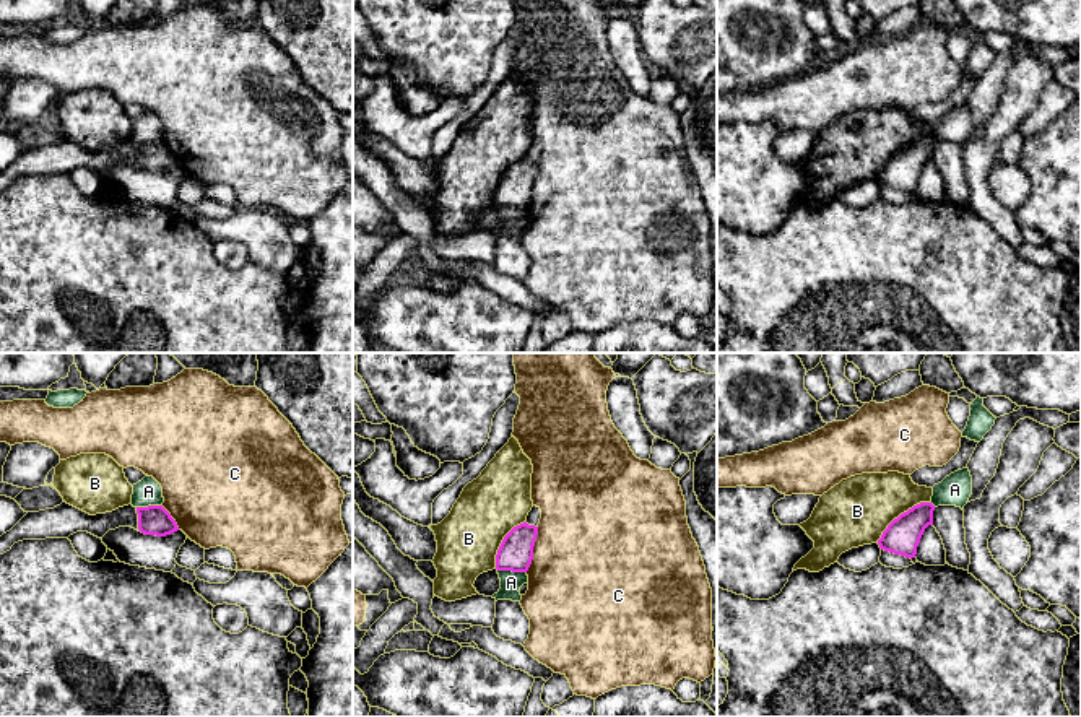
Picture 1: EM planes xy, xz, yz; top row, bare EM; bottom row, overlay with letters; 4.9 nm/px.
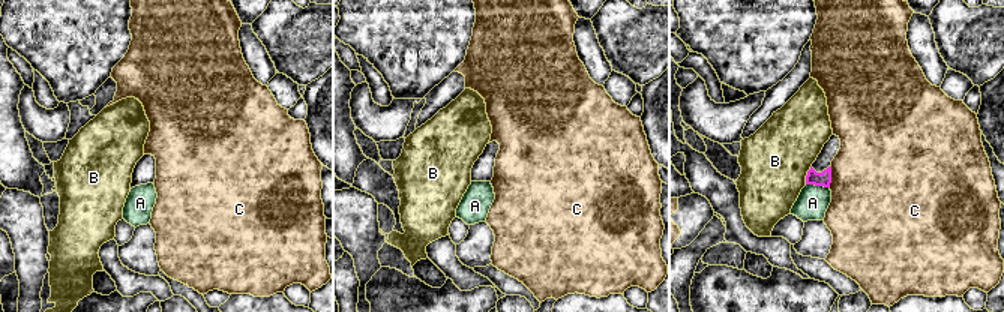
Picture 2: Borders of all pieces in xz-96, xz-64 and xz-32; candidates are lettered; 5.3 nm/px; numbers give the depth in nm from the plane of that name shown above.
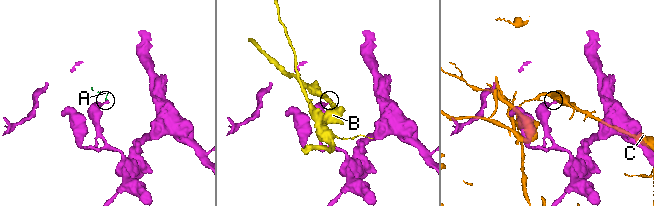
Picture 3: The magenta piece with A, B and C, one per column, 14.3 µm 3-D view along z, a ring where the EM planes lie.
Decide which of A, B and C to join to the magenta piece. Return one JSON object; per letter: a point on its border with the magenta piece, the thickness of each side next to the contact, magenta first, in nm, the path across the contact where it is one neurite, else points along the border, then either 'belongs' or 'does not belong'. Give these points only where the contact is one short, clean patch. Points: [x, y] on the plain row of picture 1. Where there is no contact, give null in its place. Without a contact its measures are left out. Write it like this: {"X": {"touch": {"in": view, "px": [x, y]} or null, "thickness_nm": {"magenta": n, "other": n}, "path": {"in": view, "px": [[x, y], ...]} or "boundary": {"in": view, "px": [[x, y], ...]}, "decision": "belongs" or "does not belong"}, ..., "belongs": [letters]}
{"A": {"touch": {"in": "xz", "px": [512, 207]}, "thickness_nm": {"magenta": 170, "other": 110}, "boundary": {"in": "xz", "px": [[498, 205], [525, 208]]}, "decision": "does not belong"}, "B": {"touch": {"in": "yz", "px": [901, 150]}, "thickness_nm": {"magenta": 180, "other": 320}, "boundary": {"in": "yz", "px": [[930, 137], [920, 137], [901, 148], [876, 178]]}, "decision": "does not belong"}, "C": {"touch": {"in": "xz", "px": [532, 186]}, "thickness_nm": {"magenta": 170, "other": 480}, "decision": "does not belong"}, "belongs": []}

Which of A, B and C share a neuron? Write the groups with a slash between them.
A / B / C

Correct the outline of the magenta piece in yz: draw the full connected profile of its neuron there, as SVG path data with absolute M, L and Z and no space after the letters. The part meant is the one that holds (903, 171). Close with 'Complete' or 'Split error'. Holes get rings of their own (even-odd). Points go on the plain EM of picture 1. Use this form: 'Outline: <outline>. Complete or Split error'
Outline: M920 138L894 154L883 167L878 180L881 185L915 193L920 174L928 161L933 161L931 138Z. Complete

